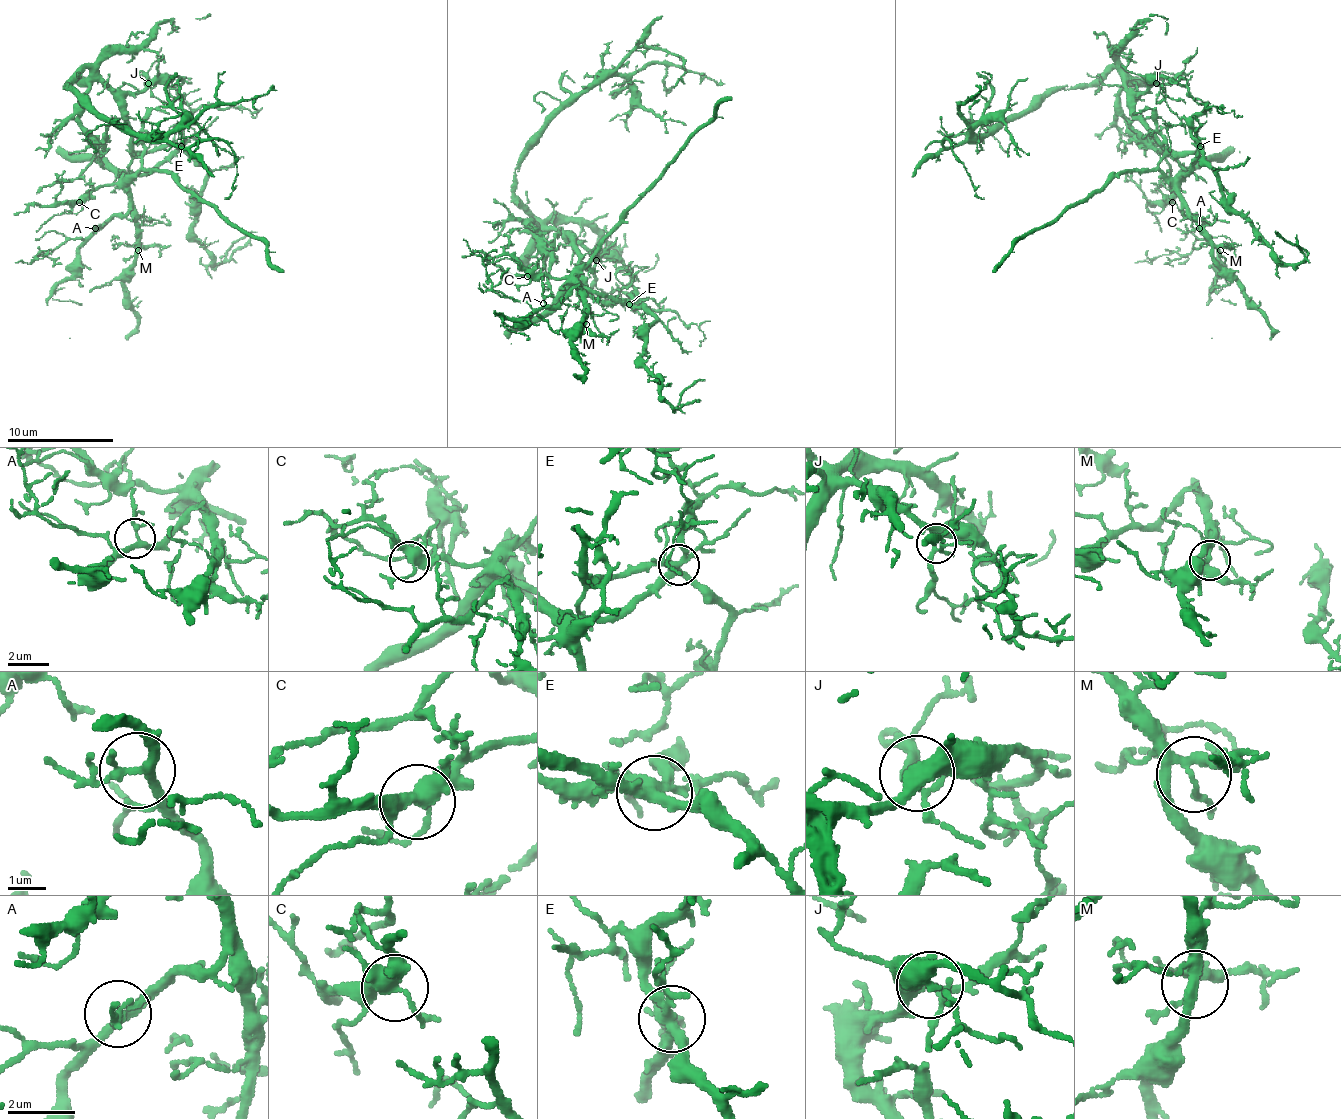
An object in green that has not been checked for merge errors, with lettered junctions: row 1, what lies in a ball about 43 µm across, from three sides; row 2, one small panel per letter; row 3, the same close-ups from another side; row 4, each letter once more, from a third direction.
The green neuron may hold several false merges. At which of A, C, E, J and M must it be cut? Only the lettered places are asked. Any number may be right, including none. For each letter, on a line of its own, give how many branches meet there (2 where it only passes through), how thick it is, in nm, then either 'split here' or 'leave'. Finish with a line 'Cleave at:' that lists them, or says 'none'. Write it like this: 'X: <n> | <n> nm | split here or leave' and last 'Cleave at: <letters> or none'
A: 3 | 240 nm | leave
C: 4 | 380 nm | leave
E: 7 | 360 nm | split here
J: 5 | 360 nm | leave
M: 5 | 240 nm | leave
Cleave at: E

